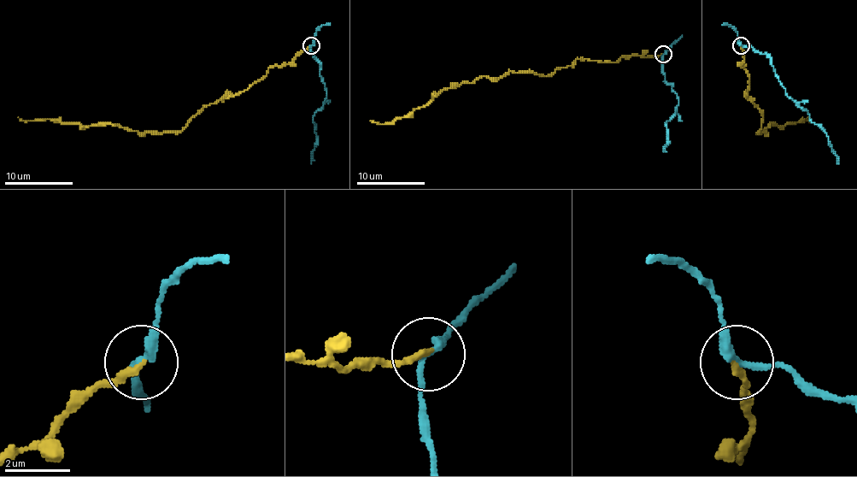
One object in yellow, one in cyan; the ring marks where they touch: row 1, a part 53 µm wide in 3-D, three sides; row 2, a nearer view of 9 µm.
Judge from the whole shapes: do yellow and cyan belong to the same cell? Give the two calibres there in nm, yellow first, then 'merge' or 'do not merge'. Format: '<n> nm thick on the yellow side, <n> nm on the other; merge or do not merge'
200 nm thick on the yellow side, 240 nm on the other; do not merge

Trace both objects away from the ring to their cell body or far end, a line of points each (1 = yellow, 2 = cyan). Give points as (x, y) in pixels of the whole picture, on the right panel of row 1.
1: (741, 45), (749, 76), (746, 95), (763, 115), (758, 132), (770, 124), (811, 120), (807, 117)
2: (741, 45), (753, 47), (766, 55), (775, 76), (785, 90), (826, 134), (828, 144), (838, 163)

